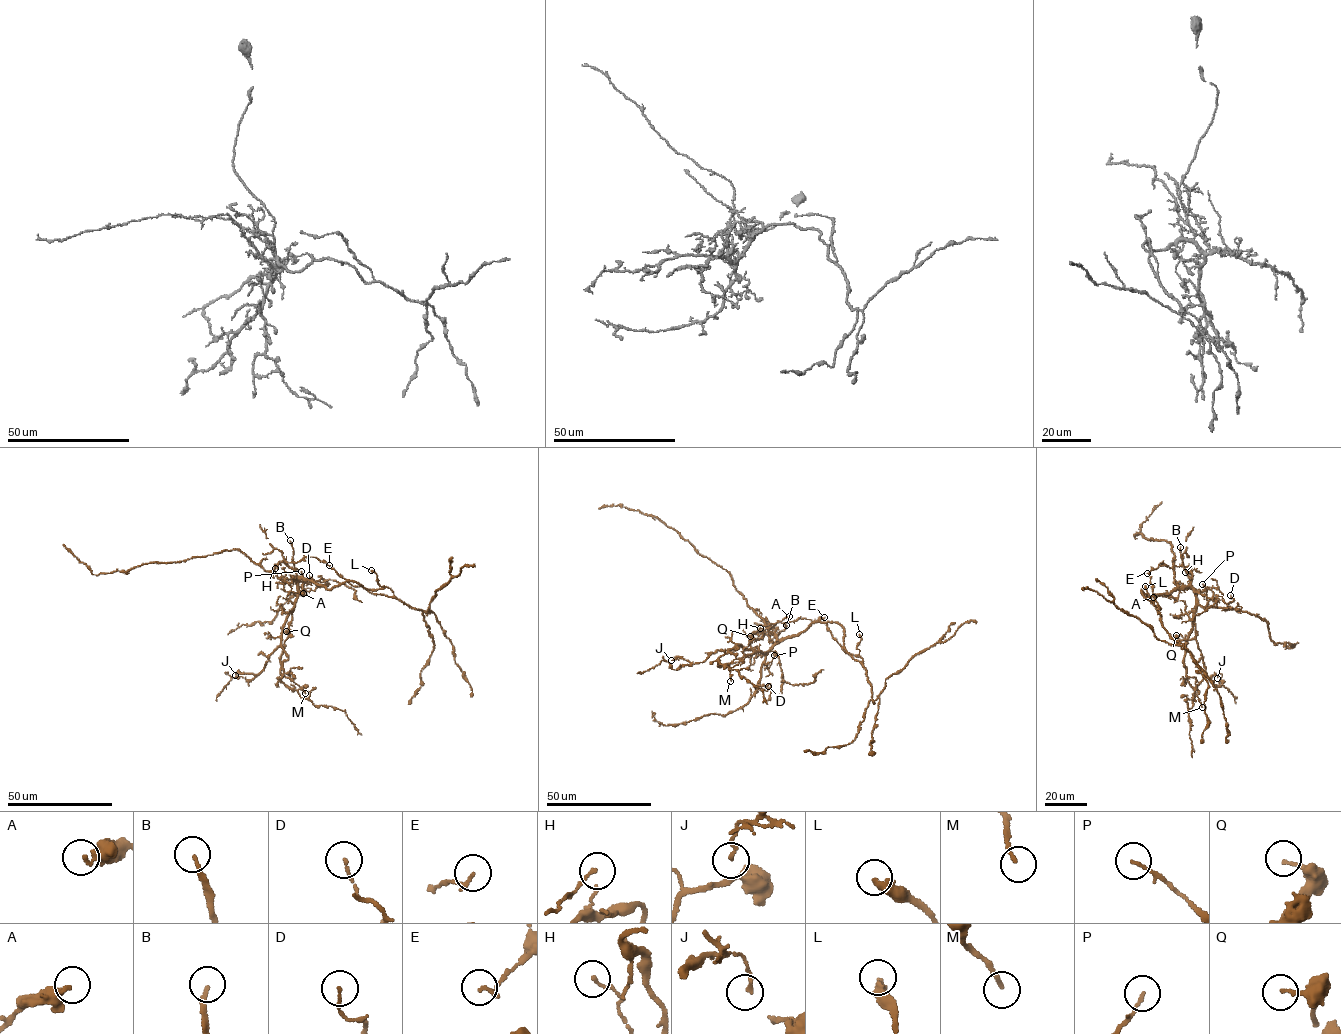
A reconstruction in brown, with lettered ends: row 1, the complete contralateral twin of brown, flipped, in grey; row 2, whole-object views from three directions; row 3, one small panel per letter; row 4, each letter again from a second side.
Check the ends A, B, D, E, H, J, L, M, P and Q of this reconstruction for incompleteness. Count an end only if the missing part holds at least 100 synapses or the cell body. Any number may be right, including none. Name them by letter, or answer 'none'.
B

